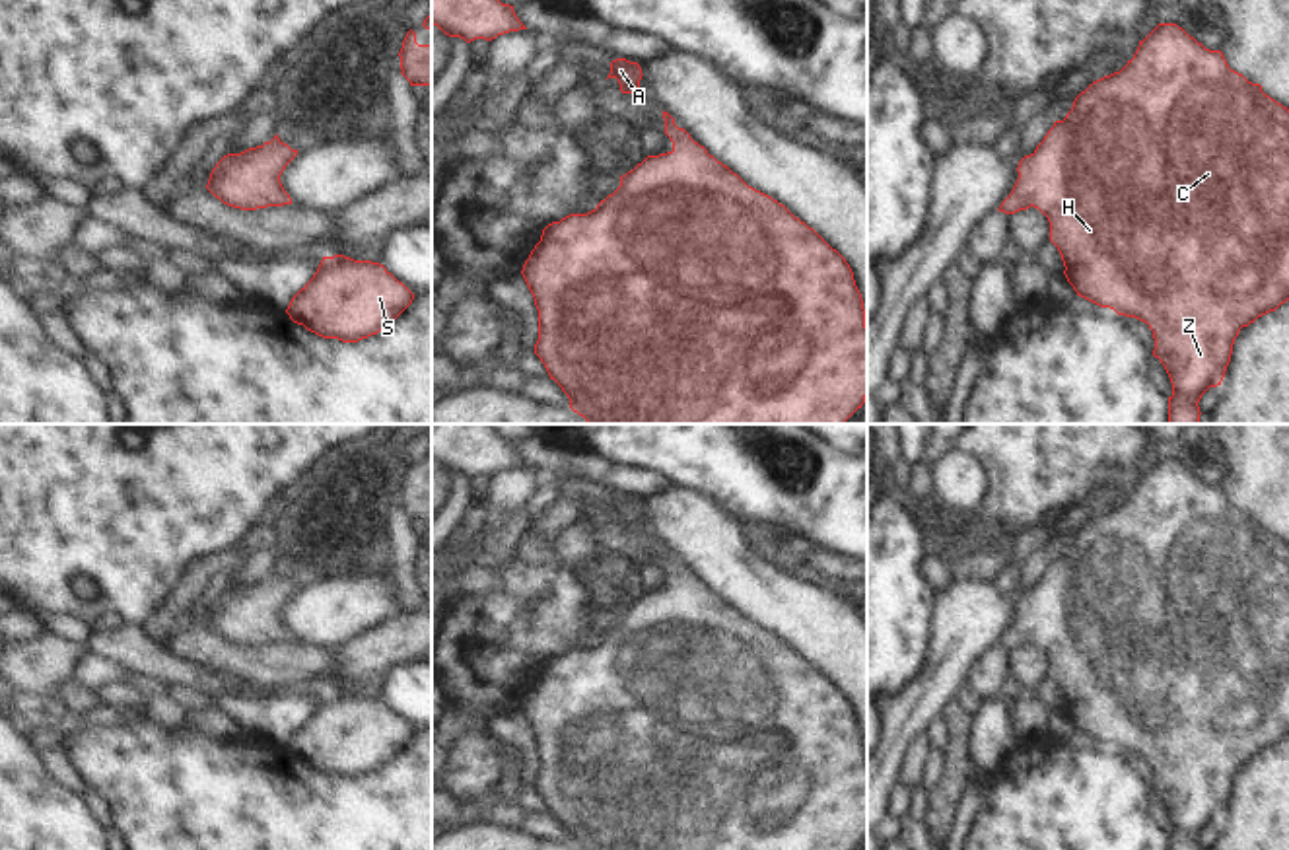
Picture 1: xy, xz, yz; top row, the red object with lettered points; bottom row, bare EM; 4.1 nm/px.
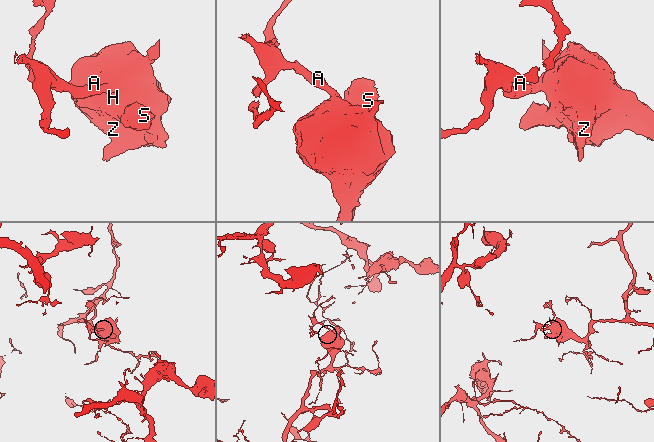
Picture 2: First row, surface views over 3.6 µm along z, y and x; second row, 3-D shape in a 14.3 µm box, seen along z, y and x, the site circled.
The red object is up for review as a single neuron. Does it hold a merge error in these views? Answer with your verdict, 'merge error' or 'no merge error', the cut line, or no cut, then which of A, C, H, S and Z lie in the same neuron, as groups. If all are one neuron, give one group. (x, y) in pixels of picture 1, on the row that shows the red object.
no merge error | no cut | A C H S Z

